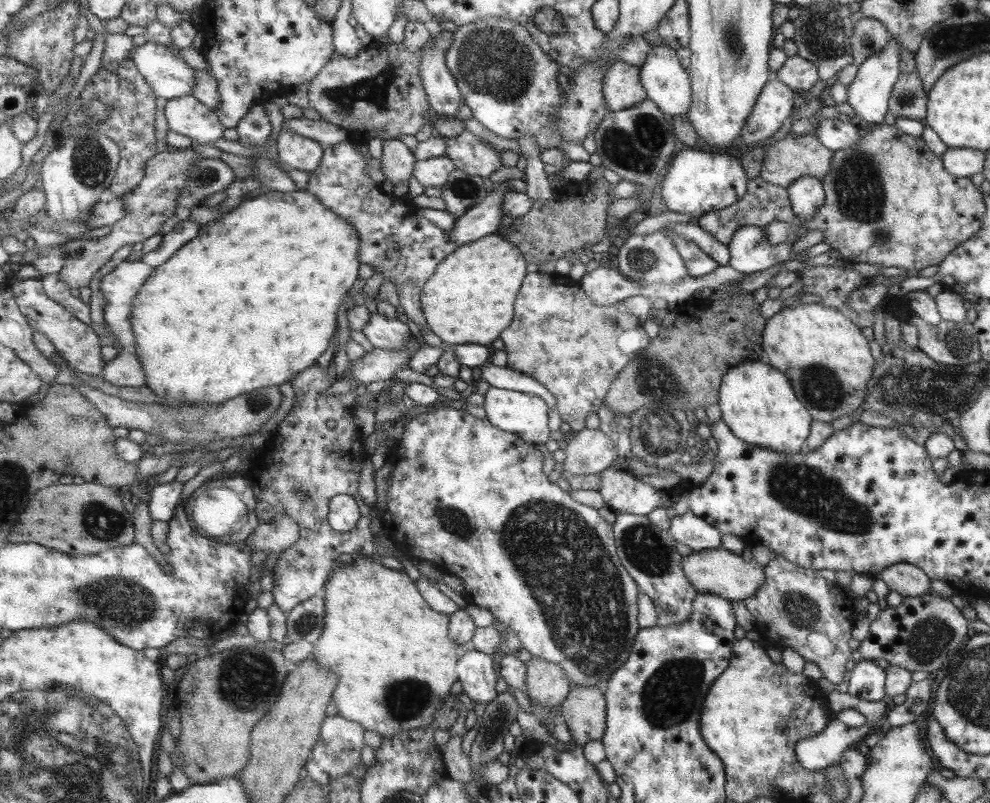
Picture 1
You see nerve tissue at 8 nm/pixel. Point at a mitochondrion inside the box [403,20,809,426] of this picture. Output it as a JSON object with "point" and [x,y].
{"point":[492,61]}

